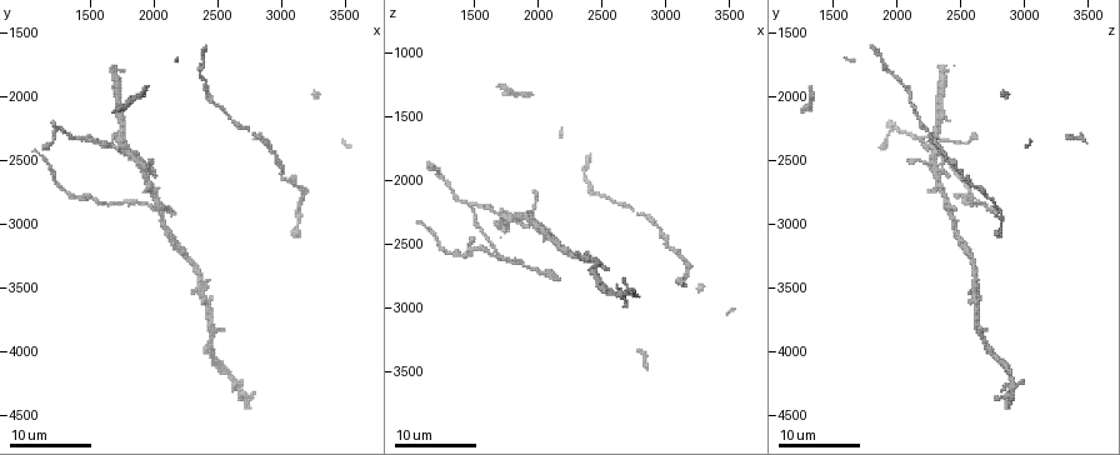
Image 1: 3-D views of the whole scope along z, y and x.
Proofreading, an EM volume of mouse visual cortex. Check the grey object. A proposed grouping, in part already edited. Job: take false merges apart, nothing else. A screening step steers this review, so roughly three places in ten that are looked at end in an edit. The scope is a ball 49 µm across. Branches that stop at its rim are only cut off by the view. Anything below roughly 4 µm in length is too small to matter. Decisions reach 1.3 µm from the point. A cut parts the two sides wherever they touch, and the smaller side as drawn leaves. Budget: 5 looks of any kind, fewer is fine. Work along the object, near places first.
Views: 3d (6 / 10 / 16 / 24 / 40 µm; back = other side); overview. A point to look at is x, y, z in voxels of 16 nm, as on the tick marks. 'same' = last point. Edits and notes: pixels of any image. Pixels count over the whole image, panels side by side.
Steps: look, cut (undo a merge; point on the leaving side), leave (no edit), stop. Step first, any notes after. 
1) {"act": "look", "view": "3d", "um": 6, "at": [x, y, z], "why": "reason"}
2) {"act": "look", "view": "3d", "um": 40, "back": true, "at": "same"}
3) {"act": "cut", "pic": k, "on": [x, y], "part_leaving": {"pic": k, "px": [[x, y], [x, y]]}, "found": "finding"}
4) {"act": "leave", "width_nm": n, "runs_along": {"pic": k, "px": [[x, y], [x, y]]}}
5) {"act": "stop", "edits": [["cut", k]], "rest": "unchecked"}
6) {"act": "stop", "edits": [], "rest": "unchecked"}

{"act": "look", "view": "3d", "um": 16, "at": [1480, 2320, 2200]}

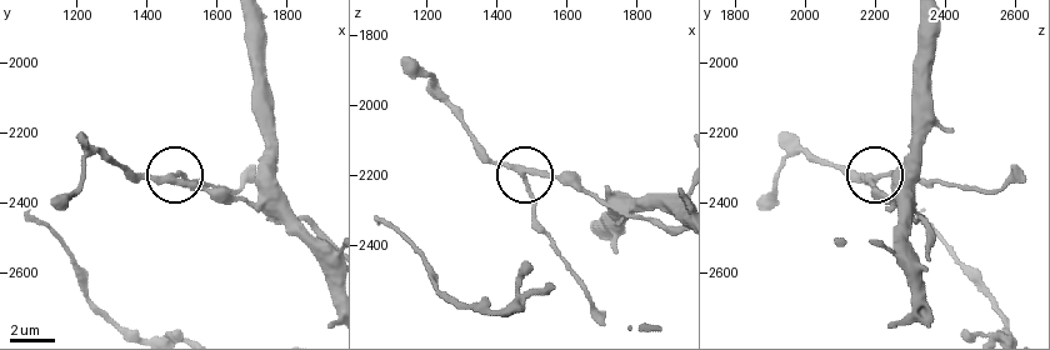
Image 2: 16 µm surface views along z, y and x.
{"act": "look", "view": "3d", "um": 10, "at": [1470, 2330, 2200]}

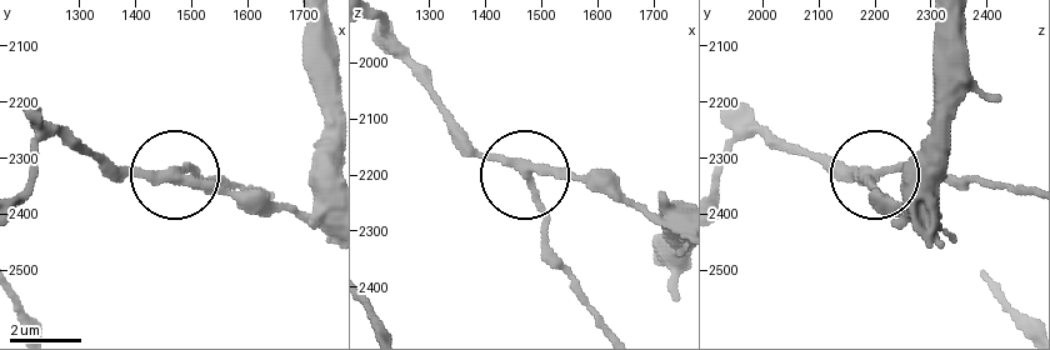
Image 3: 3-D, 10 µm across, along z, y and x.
{"act": "leave", "arms": 3, "found": "continuous, no second neuron"}

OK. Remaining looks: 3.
{"act": "look", "view": "3d", "um": 16, "at": [1720, 2400, 2300], "why": "a fork"}

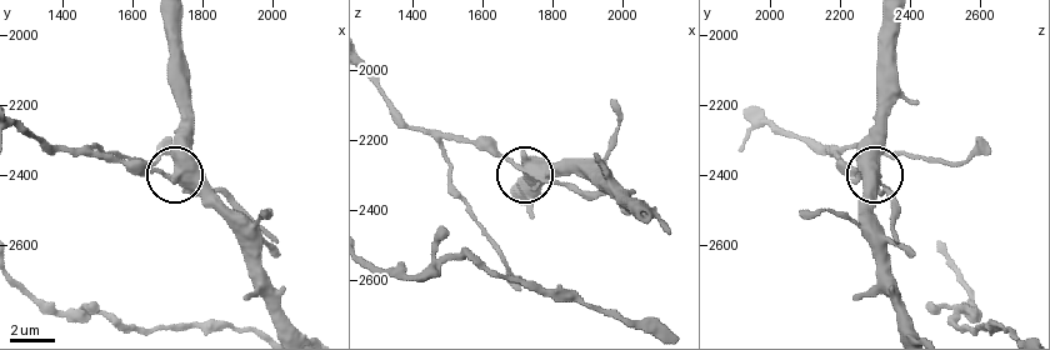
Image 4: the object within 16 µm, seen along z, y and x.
{"act": "look", "view": "3d", "um": 6, "at": "same", "why": "zoom in"}

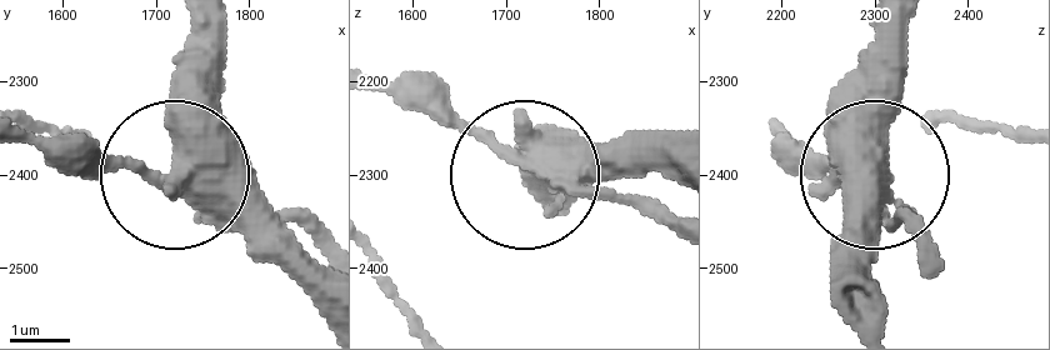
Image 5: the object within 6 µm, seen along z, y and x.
{"act": "leave", "arms": 3, "runs_along": {"pic": 5, "px": [[835, 294], [880, 25]]}, "found": "continuous, no second neuron"}

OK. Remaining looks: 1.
{"act": "stop", "edits": [], "rest": "unchecked"}

